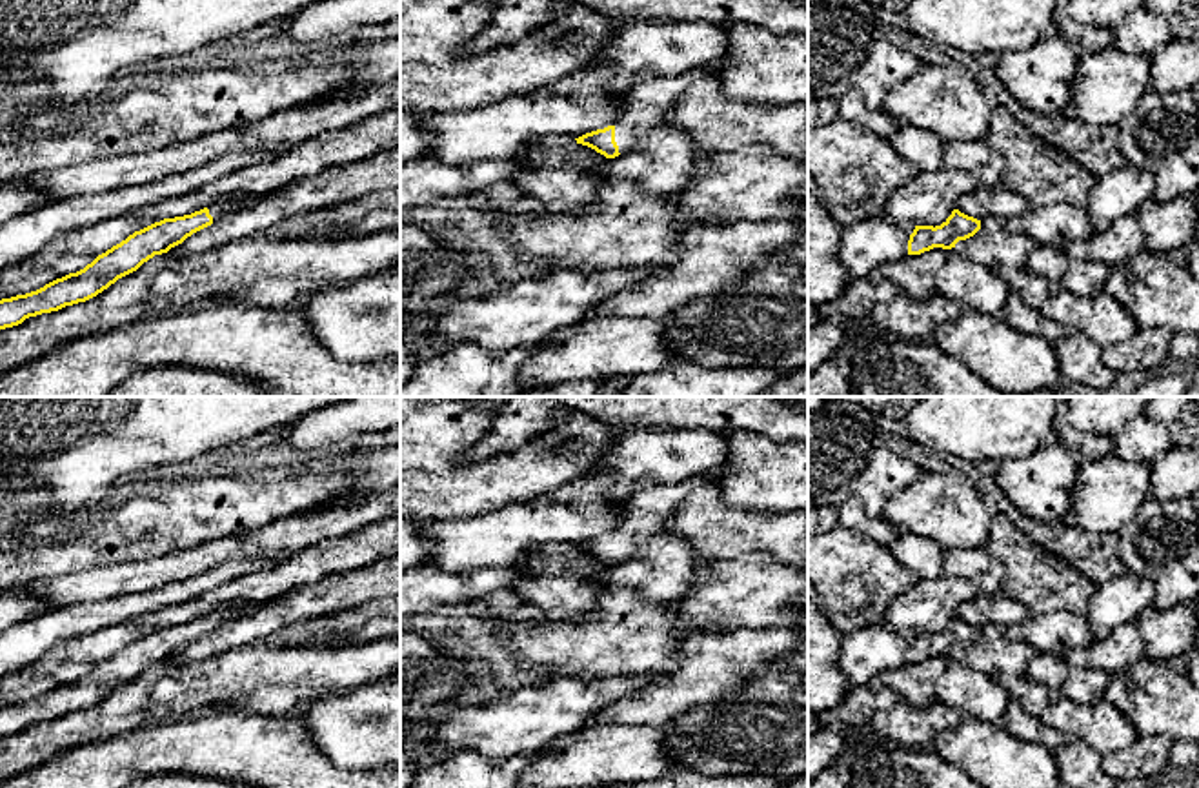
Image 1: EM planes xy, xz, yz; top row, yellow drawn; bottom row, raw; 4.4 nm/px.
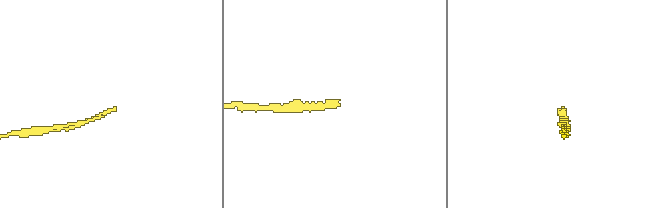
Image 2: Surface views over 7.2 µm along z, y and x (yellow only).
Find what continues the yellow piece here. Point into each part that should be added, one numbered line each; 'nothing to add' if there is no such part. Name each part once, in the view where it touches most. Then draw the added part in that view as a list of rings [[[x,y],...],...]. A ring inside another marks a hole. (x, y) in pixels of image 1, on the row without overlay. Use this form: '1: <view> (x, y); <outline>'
1: xz (646, 512); [[[720,471],[691,477],[680,484],[651,484],[620,500],[620,524],[615,533],[615,550],[624,562],[639,551],[639,542],[668,535],[668,520],[677,506],[702,490],[719,486]]]

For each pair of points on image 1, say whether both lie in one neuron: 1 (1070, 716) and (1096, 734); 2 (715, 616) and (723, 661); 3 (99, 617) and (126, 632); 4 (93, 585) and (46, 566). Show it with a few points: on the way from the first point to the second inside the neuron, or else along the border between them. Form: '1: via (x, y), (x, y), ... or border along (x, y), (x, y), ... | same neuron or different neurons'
1: via (1076, 719), (1090, 728) | same neuron
2: border along (761, 630), (708, 630), (701, 634) | different neurons
3: border along (133, 619), (122, 625), (108, 625), (73, 639) | different neurons
4: border along (108, 565), (39, 577), (24, 585) | different neurons

